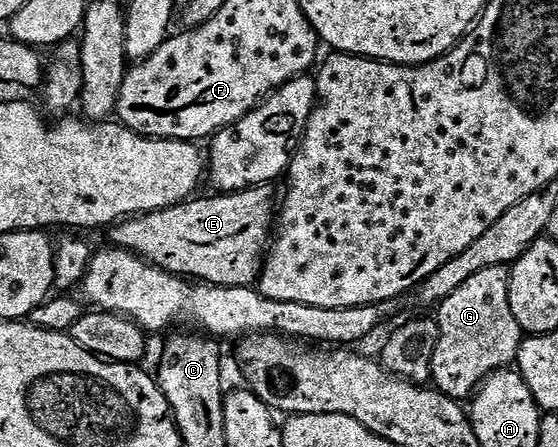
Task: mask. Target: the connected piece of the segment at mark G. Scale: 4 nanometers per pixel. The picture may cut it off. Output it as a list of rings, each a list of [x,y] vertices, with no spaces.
[[[506,266],[487,267],[471,275],[463,287],[447,295],[447,299],[436,306],[435,320],[439,327],[439,343],[435,343],[431,381],[447,396],[472,398],[481,382],[516,362],[523,334],[511,312],[509,269]]]

